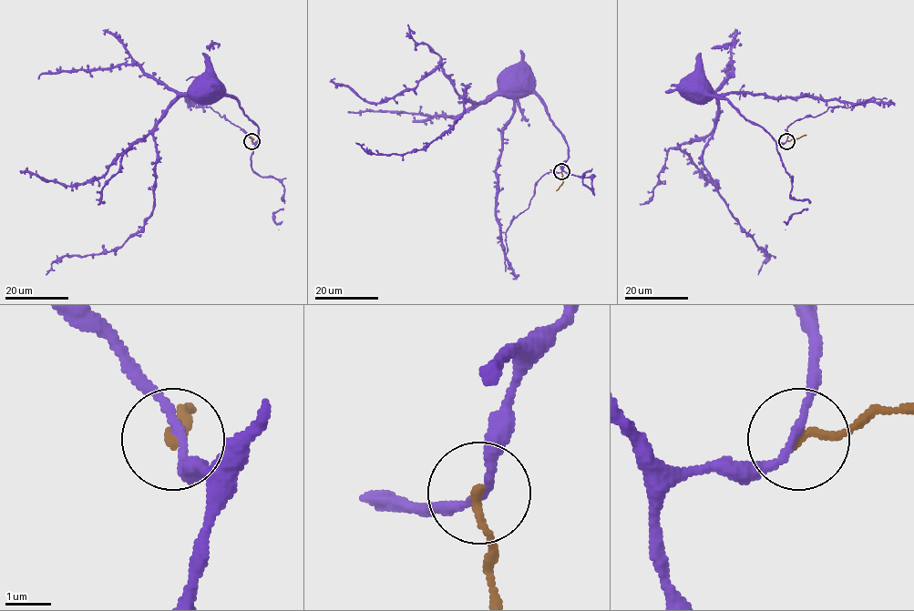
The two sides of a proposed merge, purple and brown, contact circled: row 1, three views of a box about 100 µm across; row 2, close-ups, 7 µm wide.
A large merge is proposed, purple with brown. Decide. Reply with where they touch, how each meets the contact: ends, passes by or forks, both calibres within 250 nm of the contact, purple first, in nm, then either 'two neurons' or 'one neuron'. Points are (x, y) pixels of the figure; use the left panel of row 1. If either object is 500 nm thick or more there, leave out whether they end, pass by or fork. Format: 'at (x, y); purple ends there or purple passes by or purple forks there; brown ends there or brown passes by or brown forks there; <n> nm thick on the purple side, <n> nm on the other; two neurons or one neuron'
at (251, 141); purple passes by; brown ends there; 160 nm thick on the purple side, 190 nm on the other; two neurons

